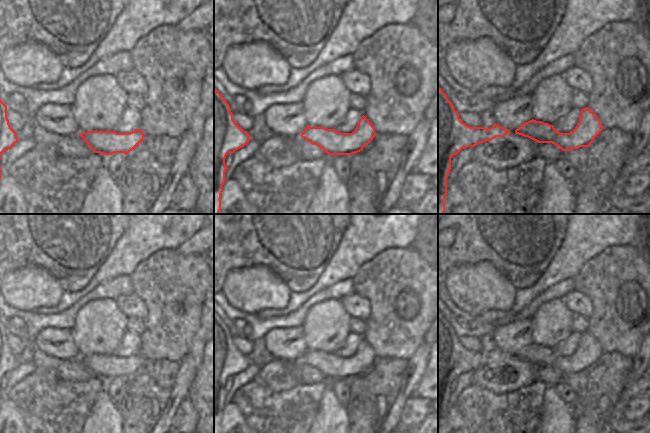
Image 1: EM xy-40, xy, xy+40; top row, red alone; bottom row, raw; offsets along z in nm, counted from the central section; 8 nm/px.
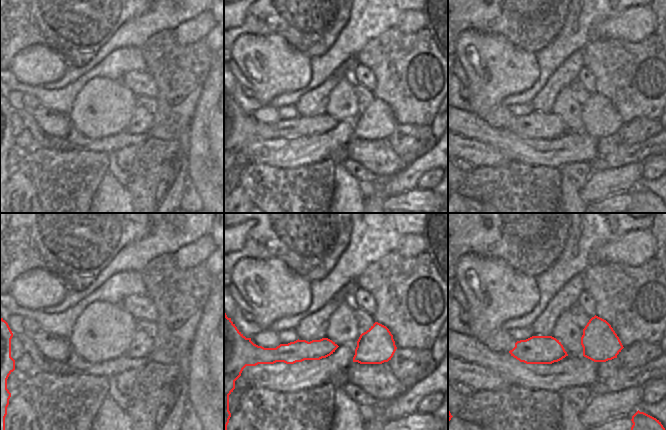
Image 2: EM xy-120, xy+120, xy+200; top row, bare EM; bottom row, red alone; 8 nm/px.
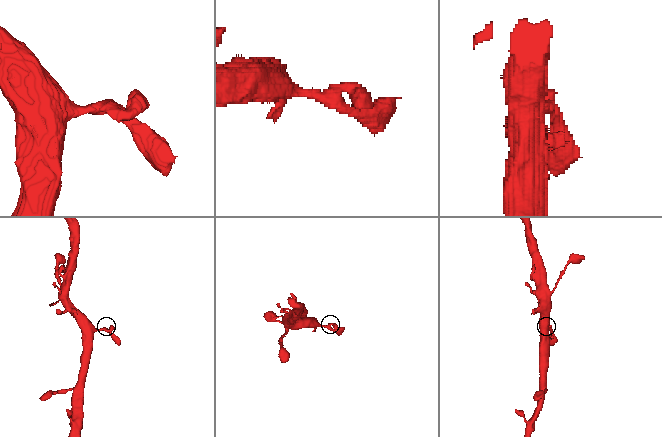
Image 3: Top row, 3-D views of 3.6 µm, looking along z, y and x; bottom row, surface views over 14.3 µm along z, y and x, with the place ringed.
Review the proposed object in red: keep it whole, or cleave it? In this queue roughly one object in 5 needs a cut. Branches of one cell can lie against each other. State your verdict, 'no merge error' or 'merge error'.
no merge error

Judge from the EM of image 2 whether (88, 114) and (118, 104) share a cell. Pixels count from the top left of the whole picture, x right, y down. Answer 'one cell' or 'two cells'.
one cell

